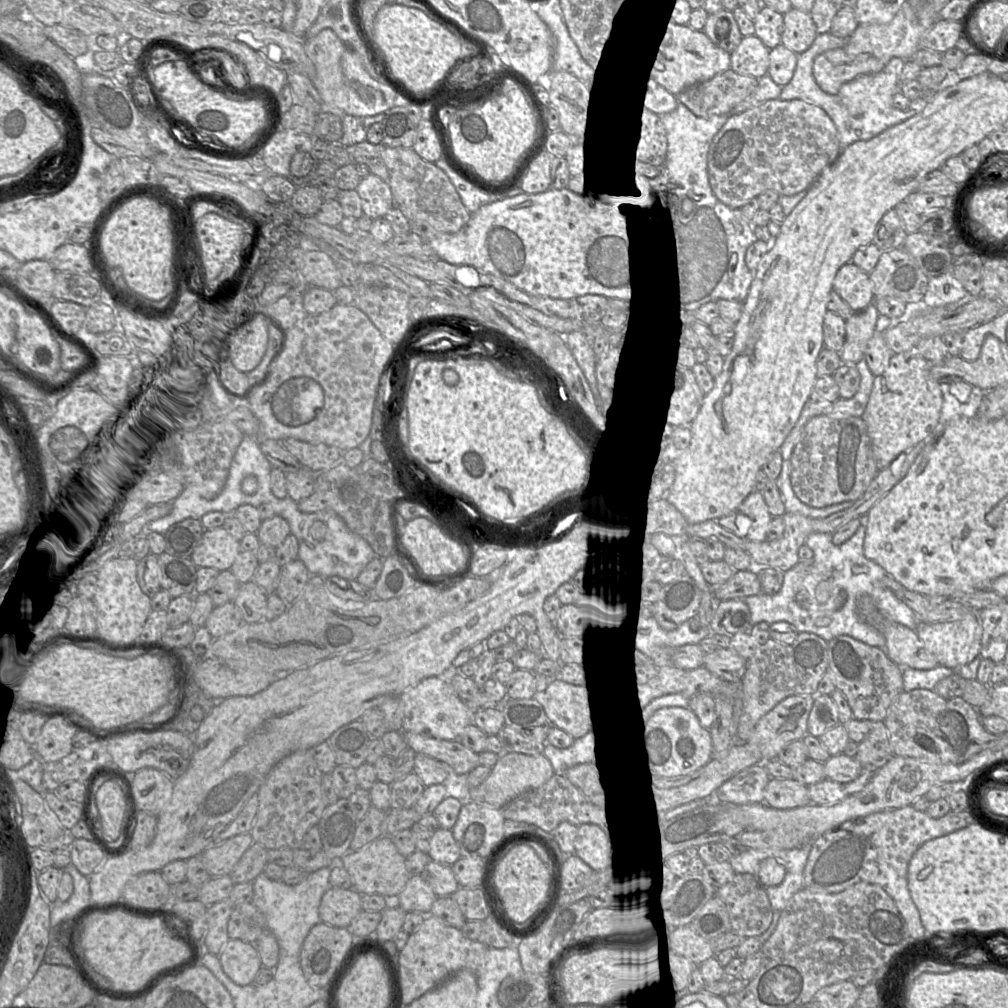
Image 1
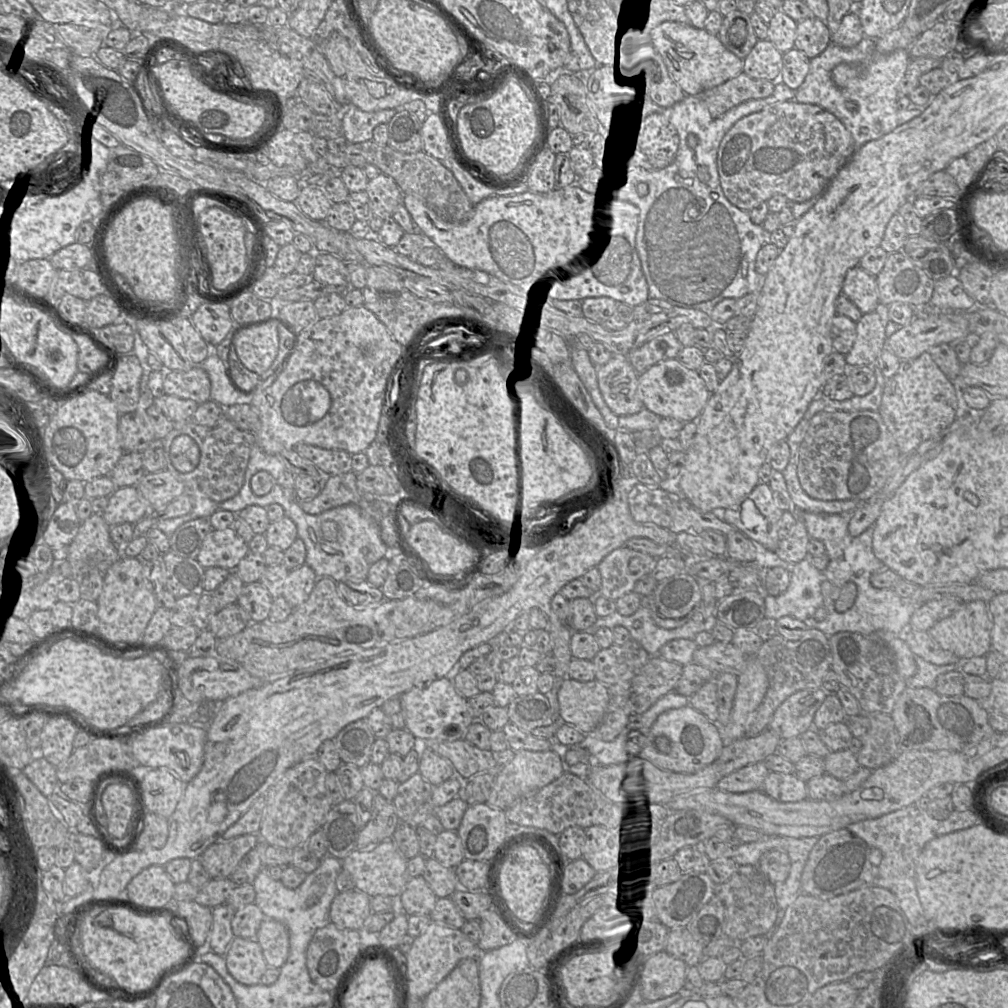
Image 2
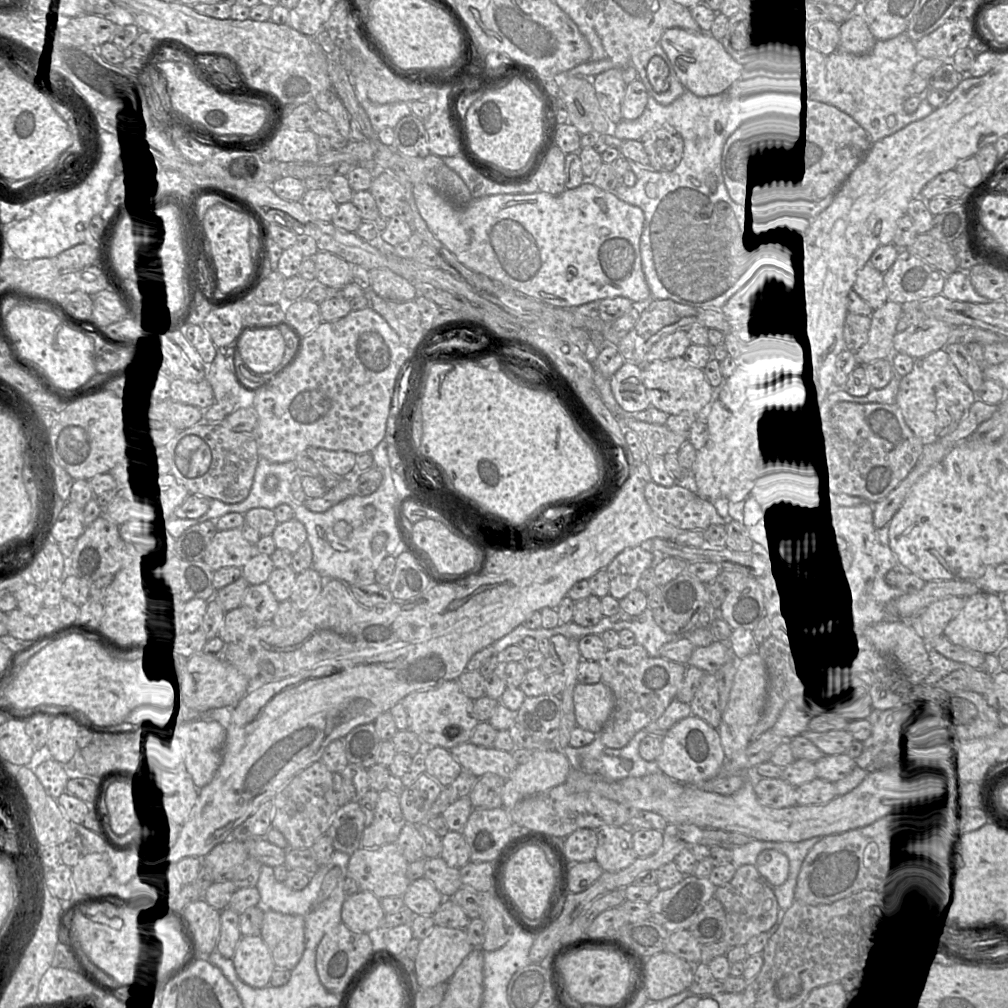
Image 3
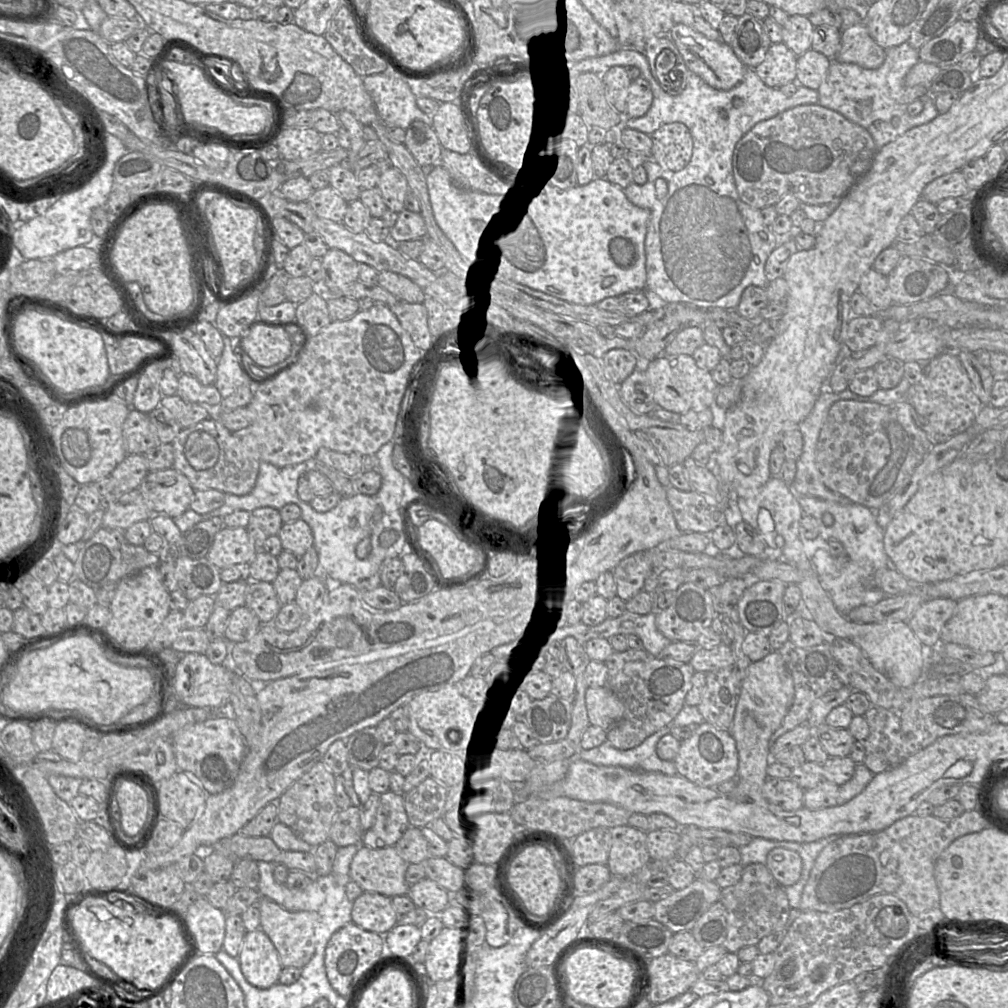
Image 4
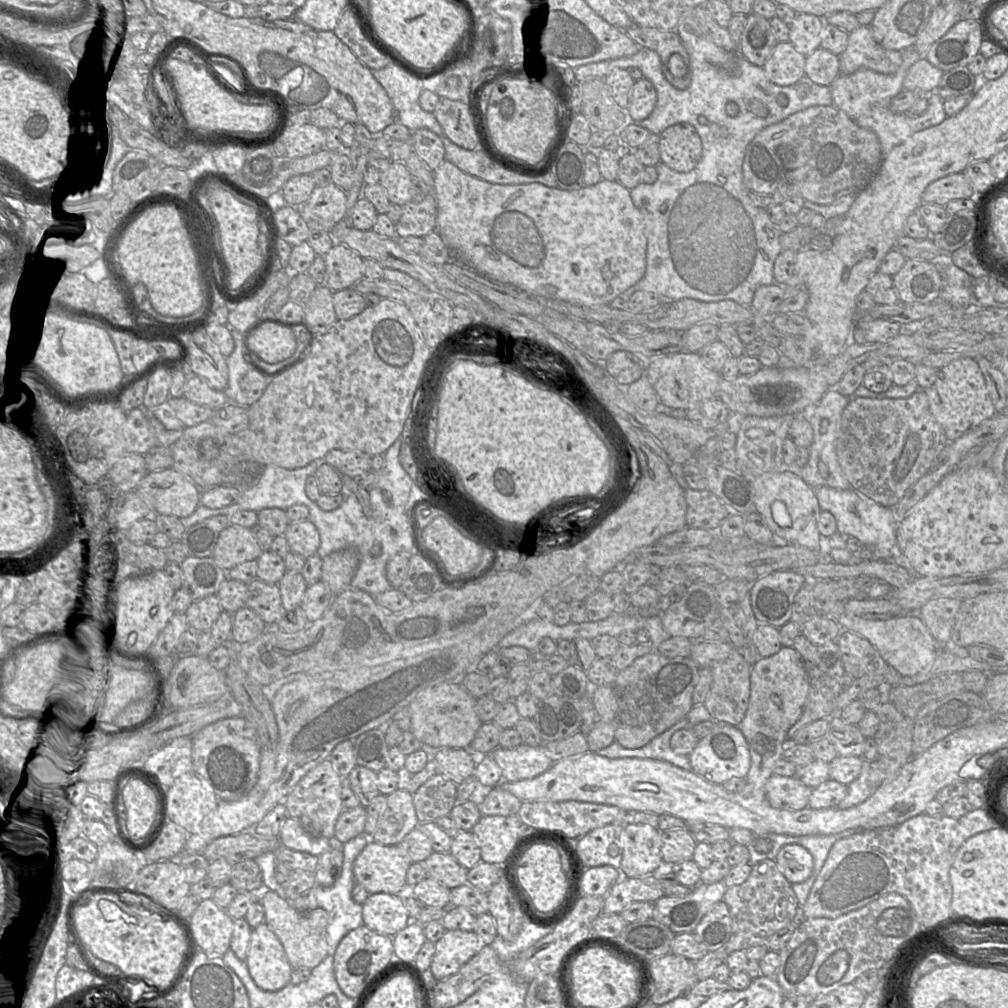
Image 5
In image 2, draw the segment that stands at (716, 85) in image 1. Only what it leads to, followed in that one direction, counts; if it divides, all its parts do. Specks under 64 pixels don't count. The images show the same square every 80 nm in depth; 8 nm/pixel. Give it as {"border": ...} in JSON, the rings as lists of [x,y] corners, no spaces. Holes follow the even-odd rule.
{"border":[[[743,71],[738,76],[695,97],[701,98],[710,113],[718,117],[745,101],[769,97],[774,91],[774,83],[775,81],[751,78]]]}

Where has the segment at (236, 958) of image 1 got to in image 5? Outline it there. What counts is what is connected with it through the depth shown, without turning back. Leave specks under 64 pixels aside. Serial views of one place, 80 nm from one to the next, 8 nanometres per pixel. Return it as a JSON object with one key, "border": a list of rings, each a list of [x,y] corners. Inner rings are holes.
{"border":[[[265,922],[252,929],[245,962],[262,990],[278,991],[290,983],[293,968],[282,943]]]}

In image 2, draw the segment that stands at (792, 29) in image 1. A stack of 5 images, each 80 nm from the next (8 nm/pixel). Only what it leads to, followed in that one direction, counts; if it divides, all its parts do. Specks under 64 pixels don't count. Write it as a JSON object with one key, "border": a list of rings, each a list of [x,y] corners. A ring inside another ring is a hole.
{"border":[[[817,17],[797,22],[795,48],[812,59],[821,54],[831,43],[831,31]]]}

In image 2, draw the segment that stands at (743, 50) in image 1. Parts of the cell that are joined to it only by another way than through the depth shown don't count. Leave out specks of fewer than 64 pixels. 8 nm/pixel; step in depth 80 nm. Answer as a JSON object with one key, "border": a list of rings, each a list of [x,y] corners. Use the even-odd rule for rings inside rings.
{"border":[[[759,40],[743,60],[743,71],[751,78],[777,81],[783,67],[783,53],[769,40]]]}

